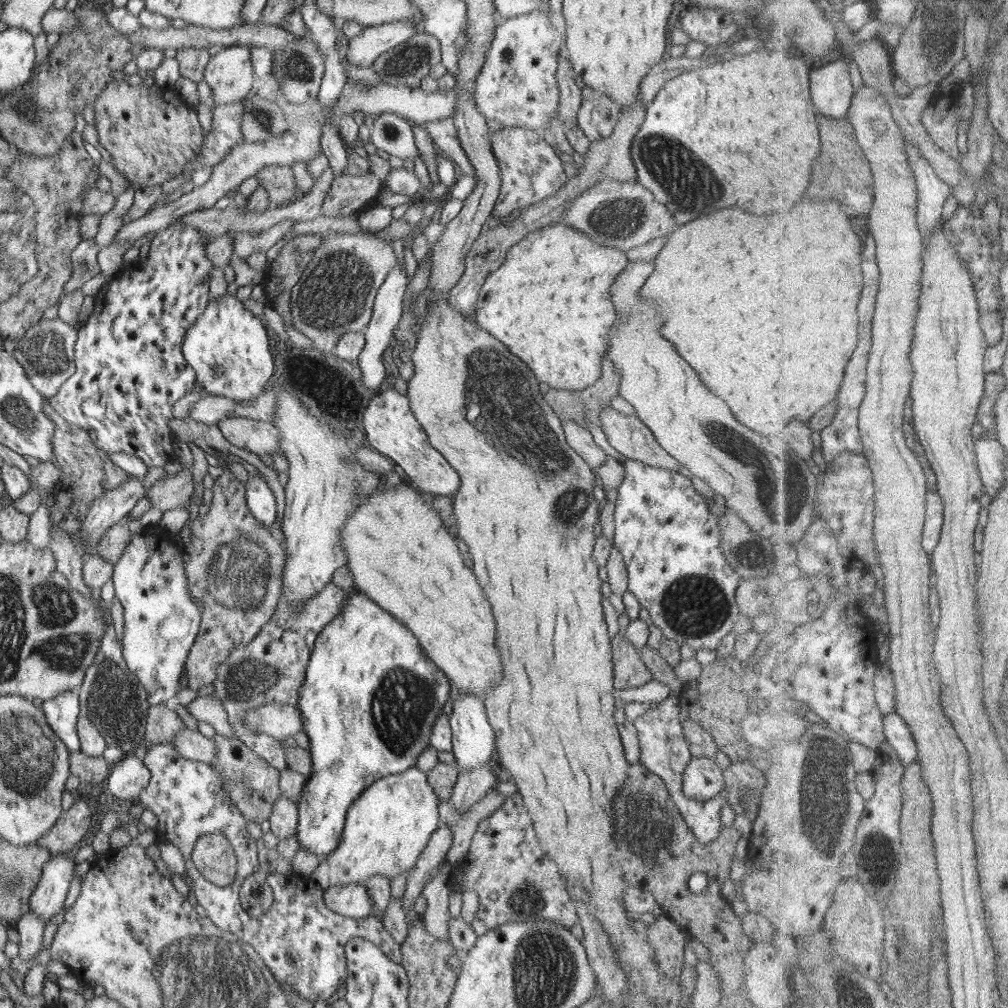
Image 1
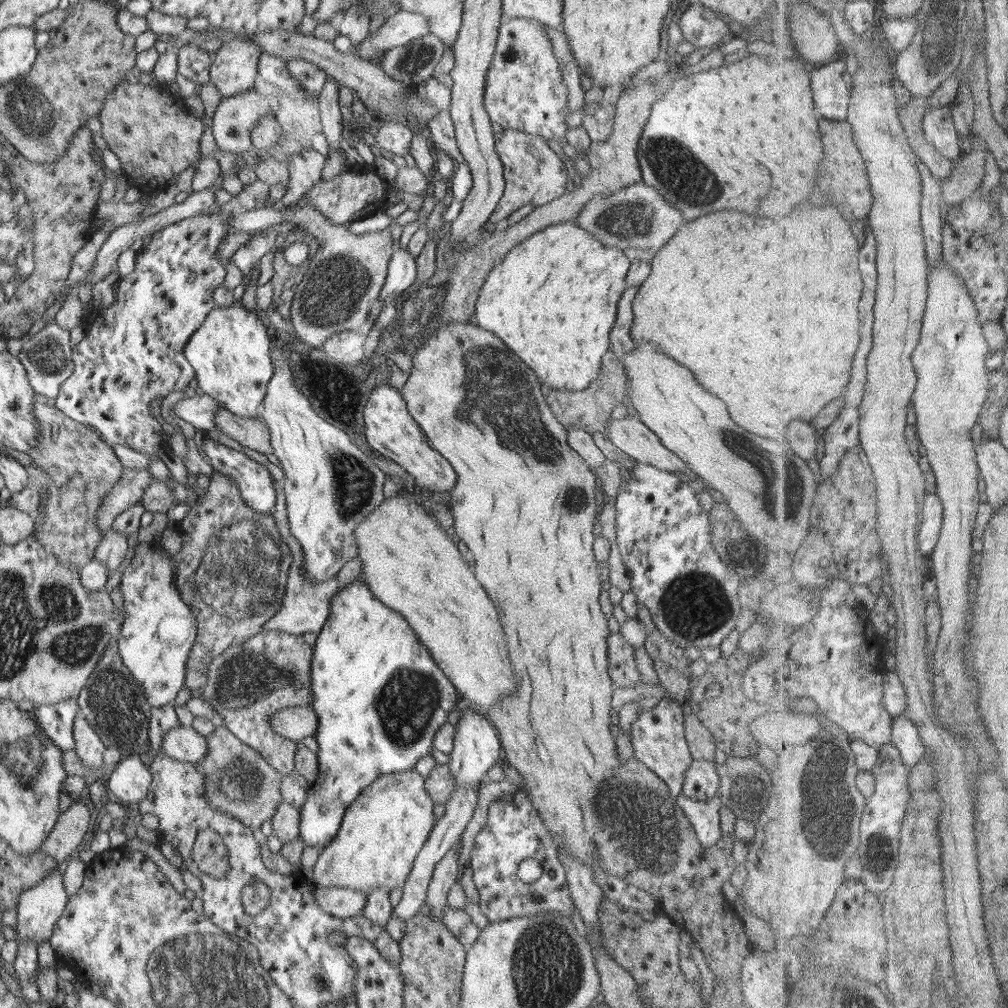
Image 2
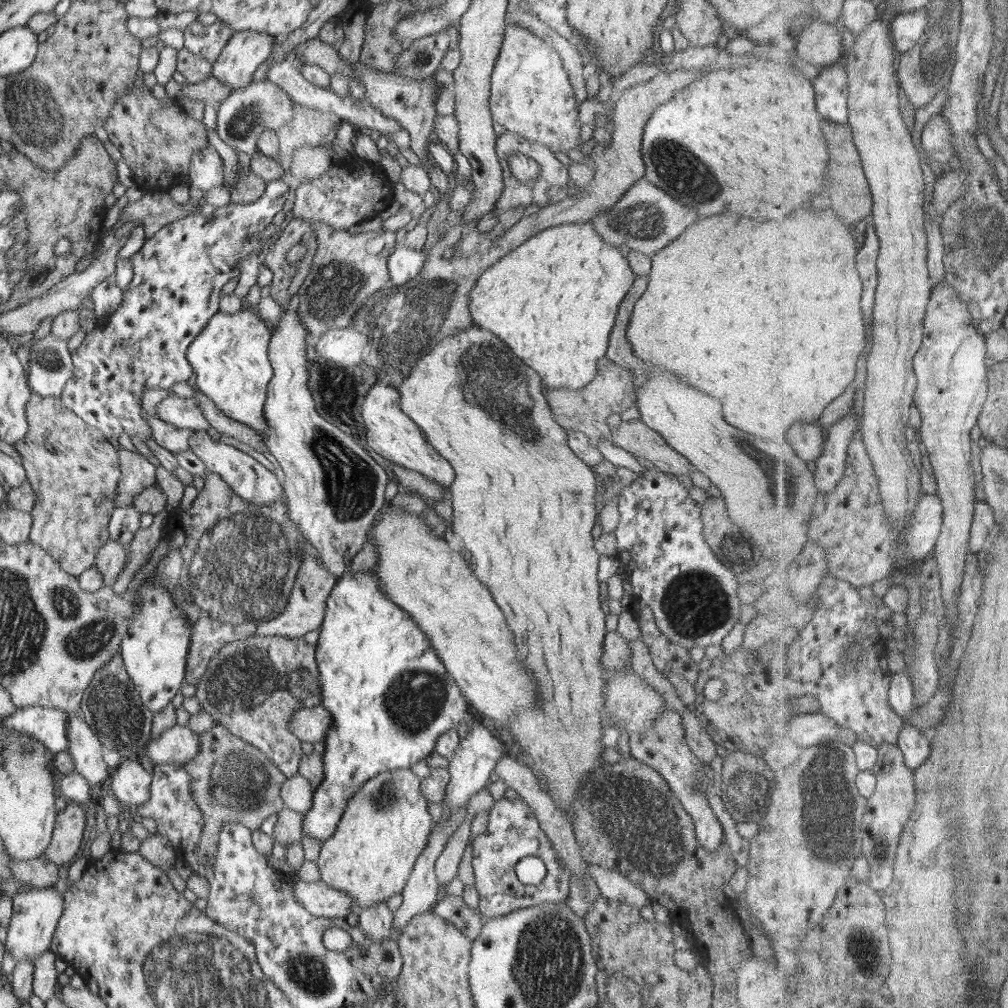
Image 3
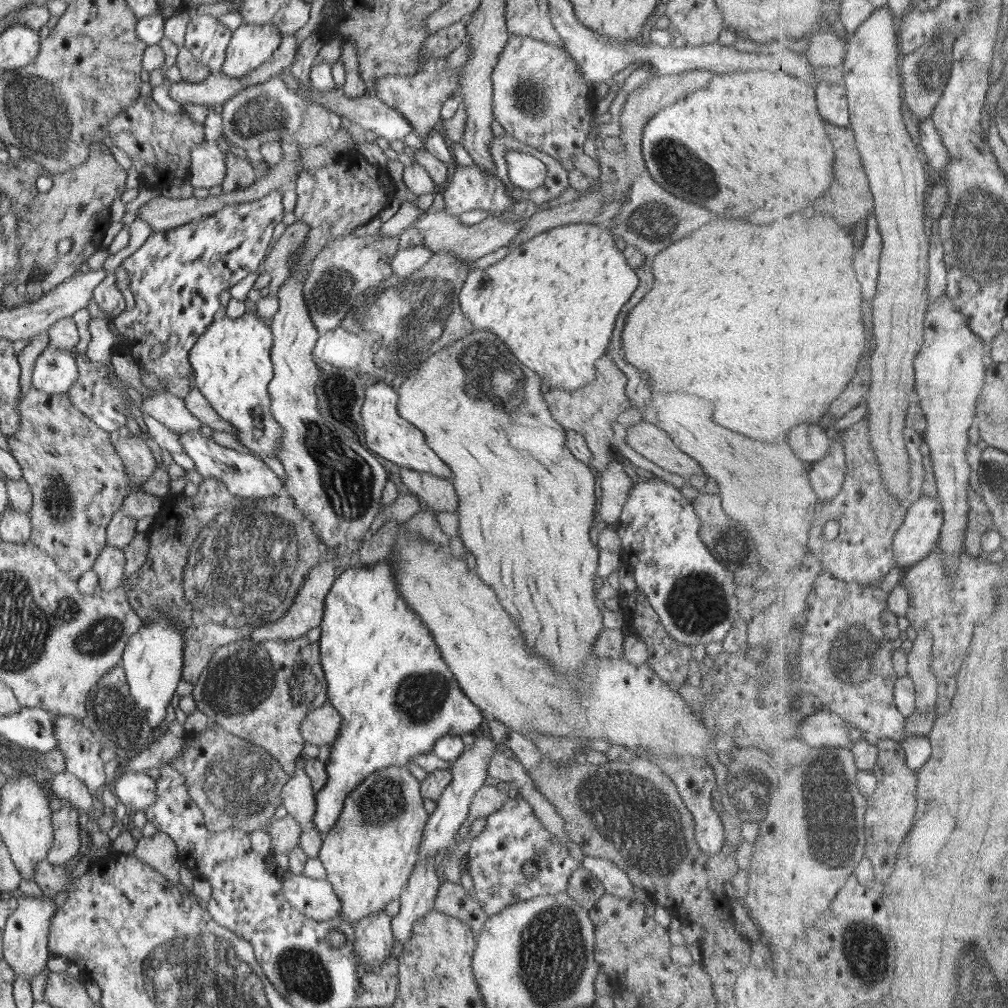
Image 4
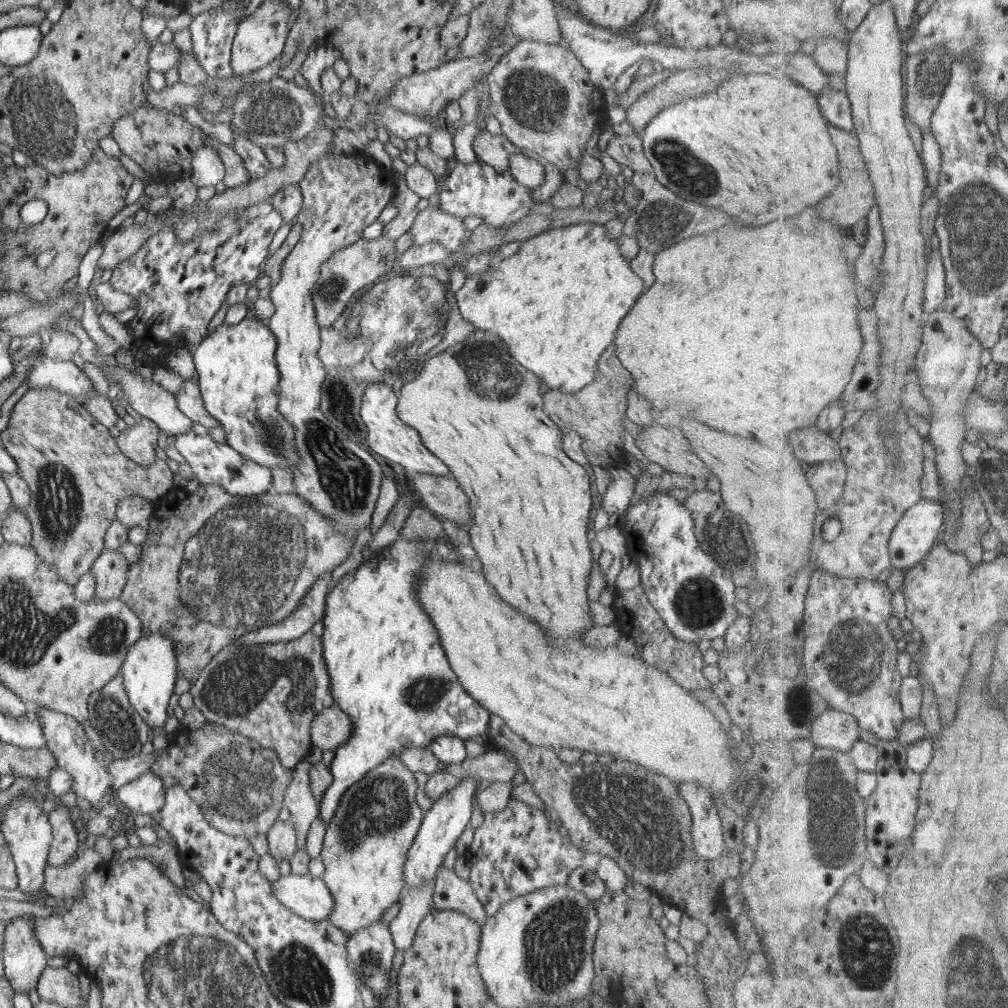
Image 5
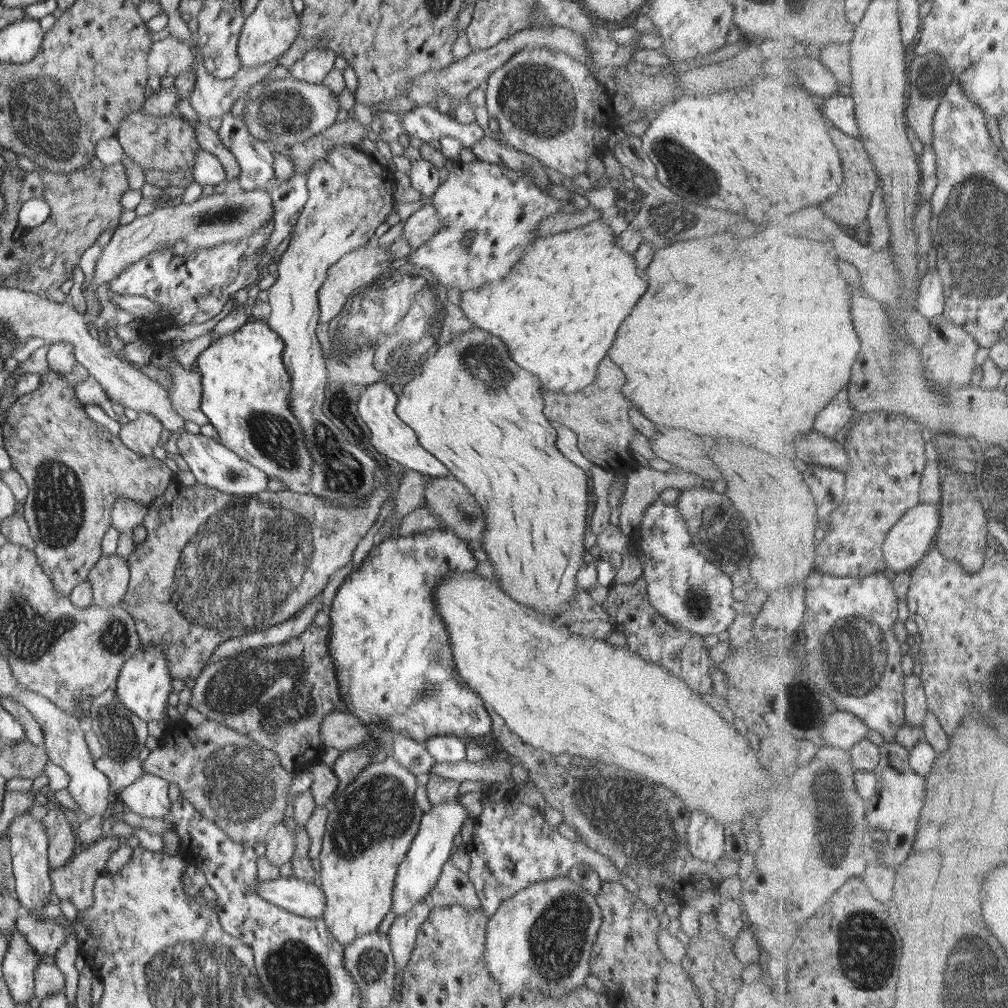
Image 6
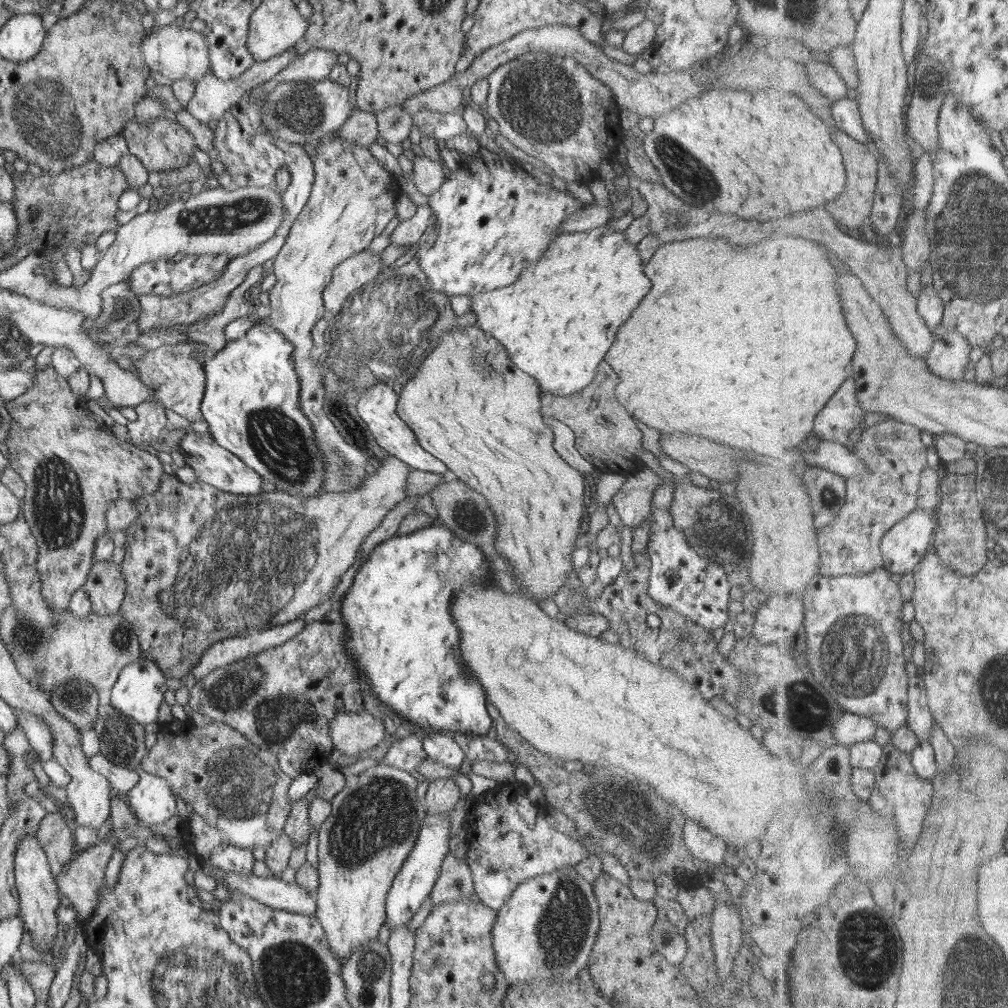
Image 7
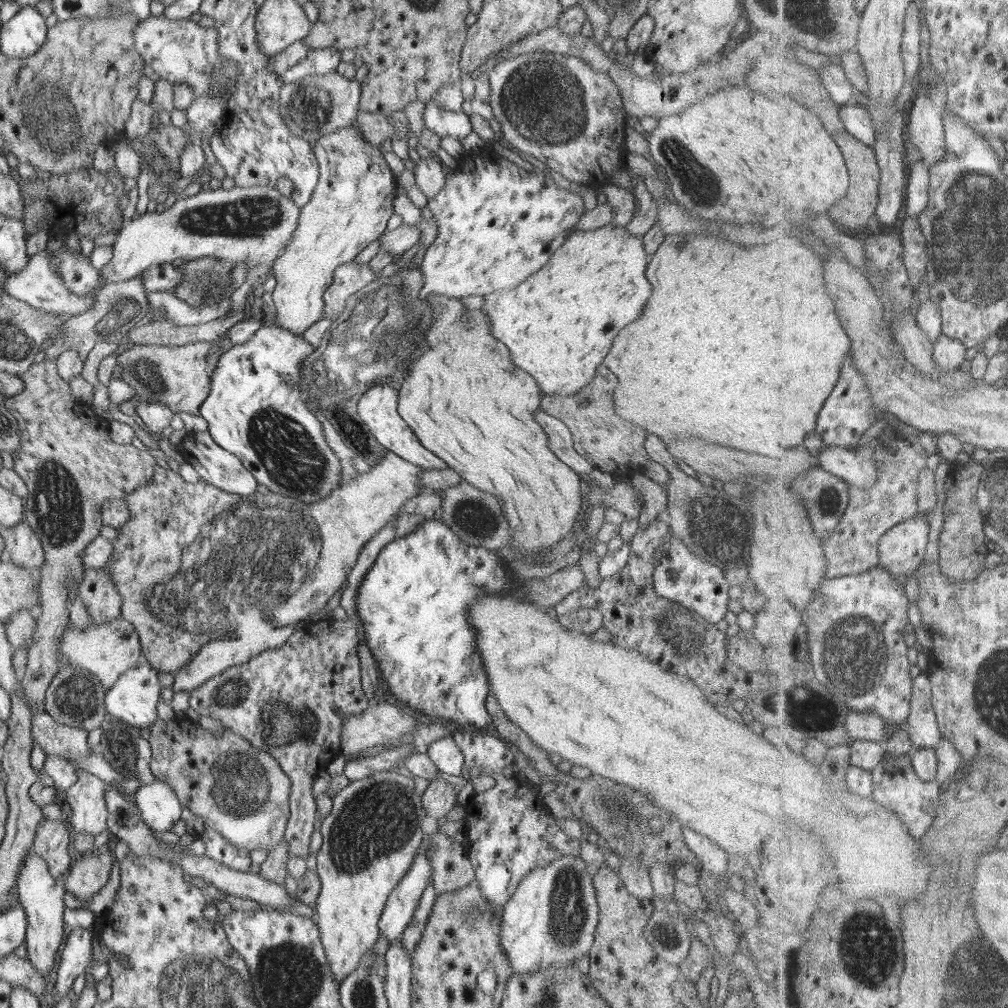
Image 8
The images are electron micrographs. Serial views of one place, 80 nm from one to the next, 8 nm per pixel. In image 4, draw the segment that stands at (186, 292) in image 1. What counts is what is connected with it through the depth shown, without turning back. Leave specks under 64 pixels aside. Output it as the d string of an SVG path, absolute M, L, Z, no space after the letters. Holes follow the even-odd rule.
M275 188L272 192L269 192L266 196L253 200L252 202L242 202L238 206L226 206L222 210L216 212L216 214L205 216L204 218L197 219L196 221L189 222L188 224L181 224L176 228L166 229L163 231L152 232L142 246L136 250L132 255L128 256L121 263L122 268L131 277L130 292L134 295L135 305L130 311L126 309L118 316L112 318L112 327L118 330L118 334L122 336L122 341L115 336L115 350L122 352L122 354L130 354L132 358L137 362L140 367L140 373L152 372L161 381L164 378L176 377L188 377L190 374L191 364L189 363L190 349L197 343L198 338L206 332L206 329L212 324L214 314L220 310L220 293L223 290L231 289L235 284L238 284L242 278L246 278L250 272L261 271L262 262L265 260L265 256L268 254L268 246L270 246L270 240L272 240L272 232L274 228L278 226L279 222L282 222L283 217L283 204L282 197L284 188ZM76 351L76 362L79 370L79 379L69 388L66 394L74 402L74 406L81 410L92 422L95 422L100 428L107 430L109 433L116 432L120 426L126 425L126 418L134 417L128 406L128 396L134 396L135 391L131 390L125 382L122 387L112 387L108 379L106 368L101 362L95 360L86 361L86 357L82 357Z

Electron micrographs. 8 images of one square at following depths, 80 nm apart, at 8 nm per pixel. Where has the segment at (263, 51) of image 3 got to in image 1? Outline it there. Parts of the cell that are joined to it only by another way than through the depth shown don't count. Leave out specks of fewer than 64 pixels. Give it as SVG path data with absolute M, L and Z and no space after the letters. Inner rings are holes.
M246 46L218 50L204 69L204 81L210 86L216 105L244 99L255 76Z

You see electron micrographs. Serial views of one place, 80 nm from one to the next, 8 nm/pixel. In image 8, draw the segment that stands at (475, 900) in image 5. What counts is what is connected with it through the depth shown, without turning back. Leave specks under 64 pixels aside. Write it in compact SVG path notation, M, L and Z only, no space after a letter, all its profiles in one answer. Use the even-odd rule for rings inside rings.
M437 829L431 834L427 857L437 896L474 882L475 870L467 855L466 843L453 842L448 834Z

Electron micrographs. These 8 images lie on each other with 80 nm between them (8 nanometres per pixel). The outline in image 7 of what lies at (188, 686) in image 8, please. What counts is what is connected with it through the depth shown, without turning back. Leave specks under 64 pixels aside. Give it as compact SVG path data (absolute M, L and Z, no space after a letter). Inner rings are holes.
M302 617L282 624L282 626L270 628L258 636L246 638L244 634L241 634L230 640L216 641L209 646L208 650L205 650L205 653L199 658L199 663L194 665L189 673L198 681L210 674L210 671L242 660L248 654L258 654L270 647L283 645L288 639L300 634L305 626L306 623Z

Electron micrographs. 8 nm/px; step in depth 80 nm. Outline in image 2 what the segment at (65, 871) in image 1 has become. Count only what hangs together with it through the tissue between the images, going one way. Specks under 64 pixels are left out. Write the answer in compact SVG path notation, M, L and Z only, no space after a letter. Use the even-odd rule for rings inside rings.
M55 868L40 884L19 895L15 906L17 912L15 933L17 934L16 939L19 941L19 945L20 942L25 942L25 940L35 940L39 946L40 942L51 937L68 900L62 877L60 871Z

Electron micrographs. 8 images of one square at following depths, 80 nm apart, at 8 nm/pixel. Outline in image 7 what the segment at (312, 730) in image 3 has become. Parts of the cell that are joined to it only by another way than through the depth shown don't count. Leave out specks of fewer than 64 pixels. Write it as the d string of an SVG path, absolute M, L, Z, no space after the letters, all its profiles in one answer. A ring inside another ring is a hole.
M365 710L358 713L338 712L331 721L329 731L333 748L348 756L373 749L386 740L385 721Z

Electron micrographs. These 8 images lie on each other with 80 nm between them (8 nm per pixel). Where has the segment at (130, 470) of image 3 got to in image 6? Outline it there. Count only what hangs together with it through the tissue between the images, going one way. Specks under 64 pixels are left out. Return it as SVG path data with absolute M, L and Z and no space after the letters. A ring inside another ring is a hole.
M140 411L134 421L121 425L120 440L139 455L153 455L153 448L160 445L164 425L148 411Z

